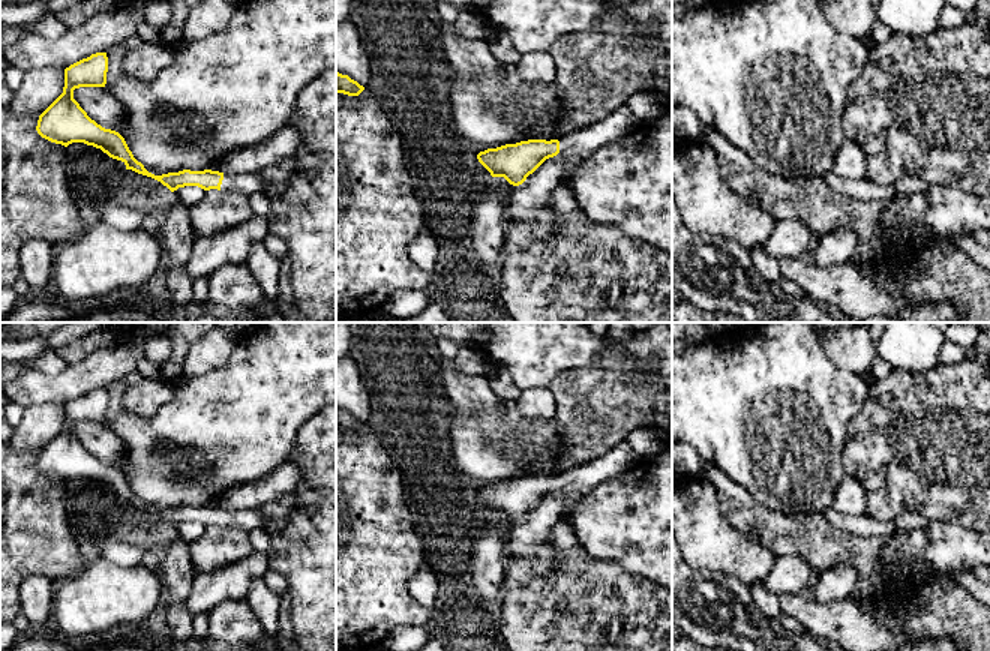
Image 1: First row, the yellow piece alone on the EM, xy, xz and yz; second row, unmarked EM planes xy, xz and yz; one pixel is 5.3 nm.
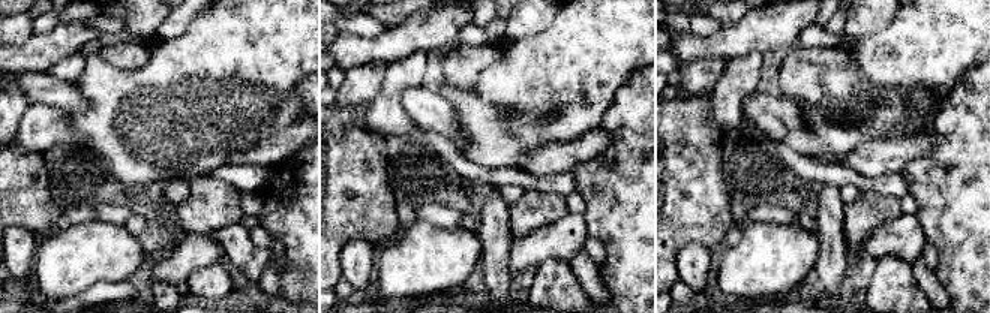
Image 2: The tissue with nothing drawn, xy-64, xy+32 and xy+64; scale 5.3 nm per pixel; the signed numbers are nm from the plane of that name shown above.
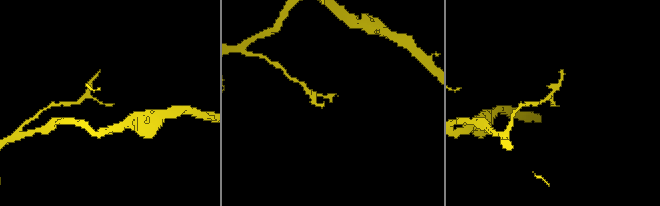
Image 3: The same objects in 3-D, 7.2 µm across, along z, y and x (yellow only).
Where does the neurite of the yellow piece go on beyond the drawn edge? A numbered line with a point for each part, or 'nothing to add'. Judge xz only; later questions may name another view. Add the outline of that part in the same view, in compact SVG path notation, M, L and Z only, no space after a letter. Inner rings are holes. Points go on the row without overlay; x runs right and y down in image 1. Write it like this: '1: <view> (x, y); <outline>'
1: xz (573, 485); M621 441L606 454L560 474L560 489L562 495L564 512L561 519L570 519L578 501L597 484L616 477L627 471L639 454L626 442Z

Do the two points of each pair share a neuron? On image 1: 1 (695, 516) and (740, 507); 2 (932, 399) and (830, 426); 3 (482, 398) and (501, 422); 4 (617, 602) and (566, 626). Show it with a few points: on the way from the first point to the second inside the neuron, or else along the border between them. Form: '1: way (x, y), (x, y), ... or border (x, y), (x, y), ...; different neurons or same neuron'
1: border (702, 480), (711, 485), (722, 515), (744, 537); different neurons
2: border (867, 392), (861, 410), (848, 423), (840, 456); different neurons
3: border (501, 399), (497, 405), (476, 413), (456, 407); different neurons
4: way (605, 614), (593, 626), (578, 626); same neuron

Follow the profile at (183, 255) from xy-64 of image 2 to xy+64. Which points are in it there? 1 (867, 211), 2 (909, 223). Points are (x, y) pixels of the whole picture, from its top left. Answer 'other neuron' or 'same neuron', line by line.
1: other neuron
2: same neuron

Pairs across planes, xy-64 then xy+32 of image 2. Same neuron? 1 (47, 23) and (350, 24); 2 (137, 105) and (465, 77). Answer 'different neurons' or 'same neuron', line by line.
1: same neuron
2: different neurons

